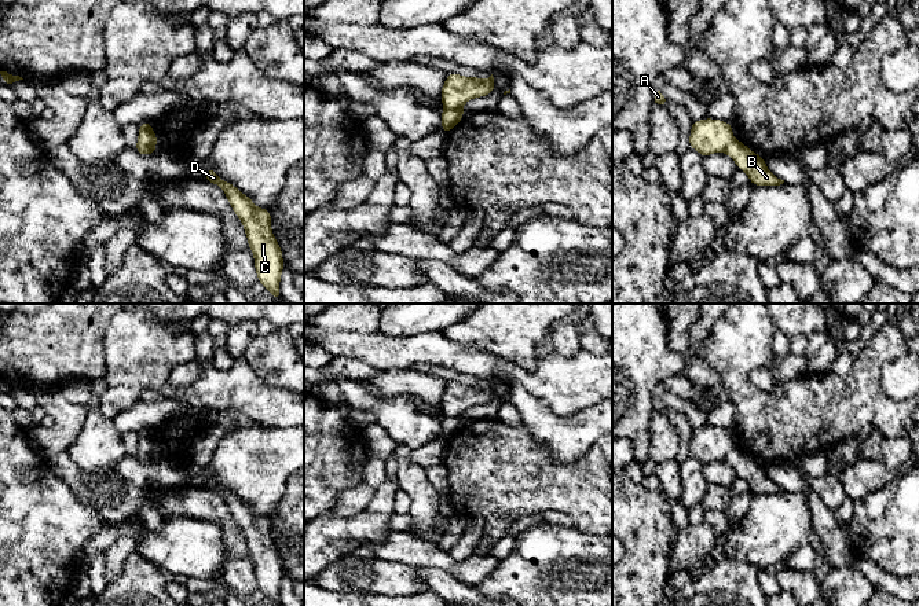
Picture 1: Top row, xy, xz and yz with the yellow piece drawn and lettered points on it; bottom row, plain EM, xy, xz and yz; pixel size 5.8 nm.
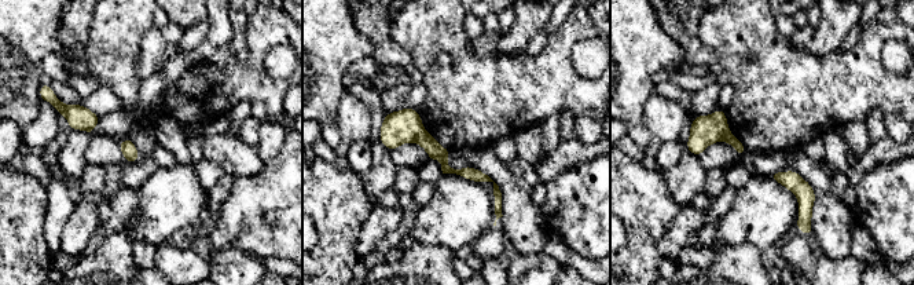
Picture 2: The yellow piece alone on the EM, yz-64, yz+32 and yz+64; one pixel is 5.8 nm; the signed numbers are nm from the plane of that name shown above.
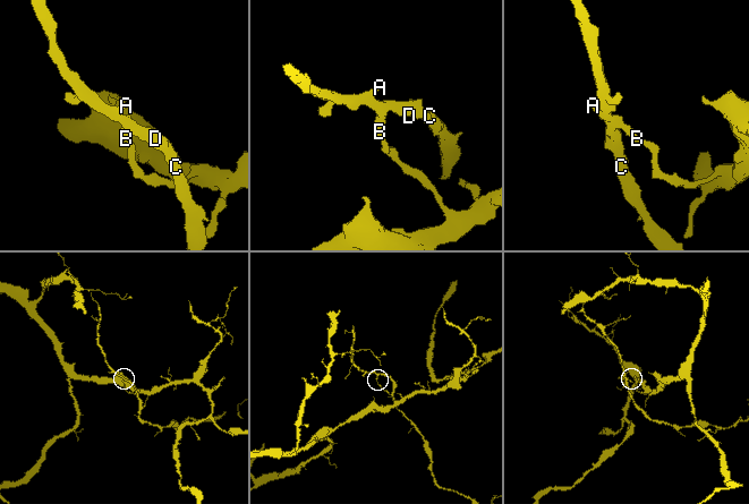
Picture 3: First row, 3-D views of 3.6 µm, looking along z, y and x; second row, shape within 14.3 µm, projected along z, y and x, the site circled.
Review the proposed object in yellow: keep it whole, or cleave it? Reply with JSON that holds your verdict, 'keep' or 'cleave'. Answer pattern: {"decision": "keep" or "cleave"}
{"decision": "cleave"}

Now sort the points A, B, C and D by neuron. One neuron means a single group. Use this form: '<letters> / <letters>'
A C D / B

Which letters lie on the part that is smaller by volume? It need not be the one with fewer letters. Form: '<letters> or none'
A, C, D

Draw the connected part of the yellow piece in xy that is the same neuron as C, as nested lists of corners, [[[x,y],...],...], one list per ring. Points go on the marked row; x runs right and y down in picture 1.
[[[212,168],[206,169],[205,180],[220,186],[224,191],[228,203],[244,225],[249,249],[255,257],[257,280],[272,294],[274,300],[281,300],[279,282],[283,257],[271,229],[270,210],[257,207],[248,195],[220,179]]]

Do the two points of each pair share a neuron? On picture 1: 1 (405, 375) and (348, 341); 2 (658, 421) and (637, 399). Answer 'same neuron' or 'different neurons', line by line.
1: different neurons
2: different neurons

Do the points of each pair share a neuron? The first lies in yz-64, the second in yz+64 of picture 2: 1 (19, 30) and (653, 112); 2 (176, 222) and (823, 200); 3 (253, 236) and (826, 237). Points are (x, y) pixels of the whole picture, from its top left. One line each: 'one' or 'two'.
1: two
2: two
3: two

